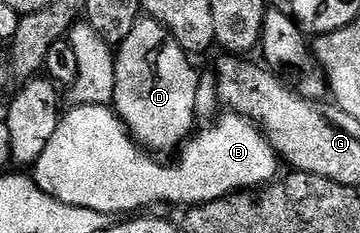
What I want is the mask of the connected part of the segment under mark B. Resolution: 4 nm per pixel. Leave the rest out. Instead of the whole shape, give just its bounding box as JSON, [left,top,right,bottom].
[34,104,278,216]

